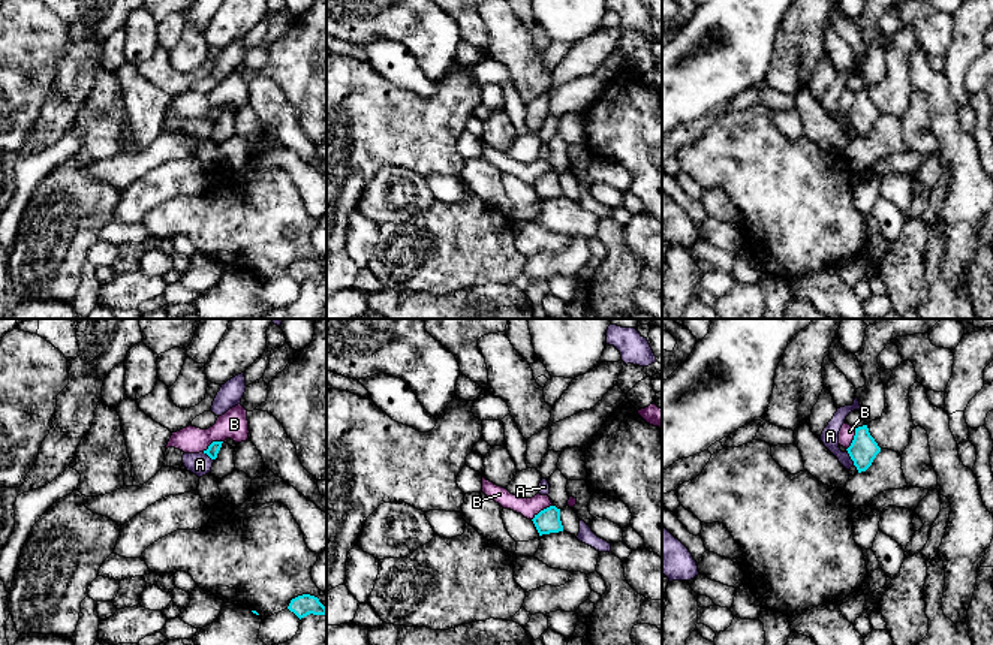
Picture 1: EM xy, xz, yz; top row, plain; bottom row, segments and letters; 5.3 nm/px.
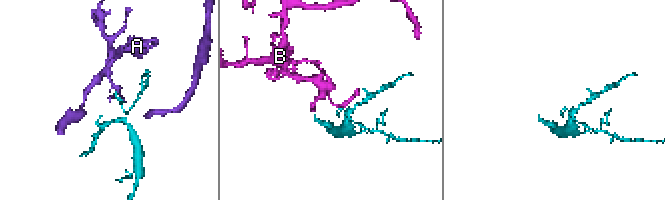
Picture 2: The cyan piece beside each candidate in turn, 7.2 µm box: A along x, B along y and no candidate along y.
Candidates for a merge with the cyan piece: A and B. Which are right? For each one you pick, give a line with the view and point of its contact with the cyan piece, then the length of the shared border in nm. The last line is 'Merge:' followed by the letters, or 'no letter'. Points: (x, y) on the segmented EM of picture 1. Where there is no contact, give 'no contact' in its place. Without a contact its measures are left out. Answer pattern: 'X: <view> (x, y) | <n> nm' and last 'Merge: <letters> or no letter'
Merge: no letter

